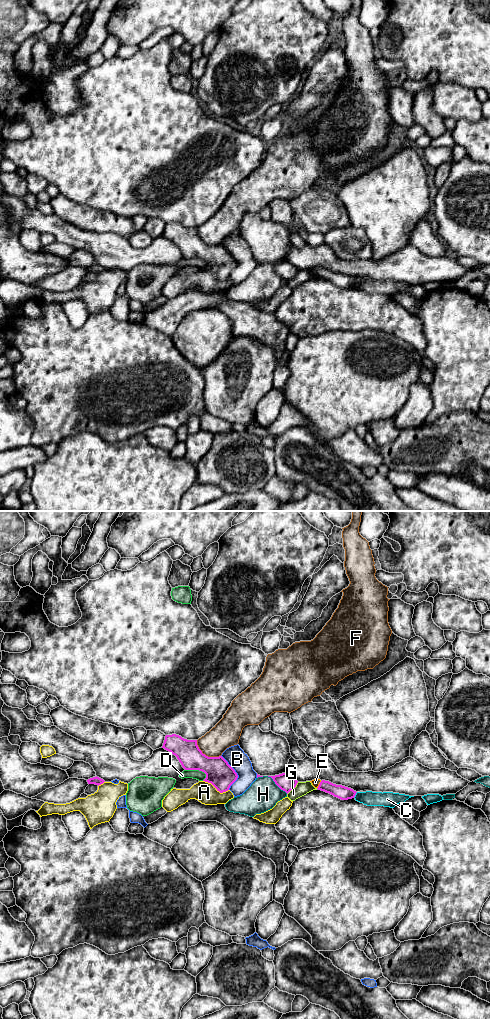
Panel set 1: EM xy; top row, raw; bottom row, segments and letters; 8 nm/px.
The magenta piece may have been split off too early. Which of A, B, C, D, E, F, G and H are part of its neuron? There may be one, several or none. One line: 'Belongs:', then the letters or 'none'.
Belongs: none

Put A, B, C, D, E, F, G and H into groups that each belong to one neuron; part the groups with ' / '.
A E / B / C / D / F / G / H

